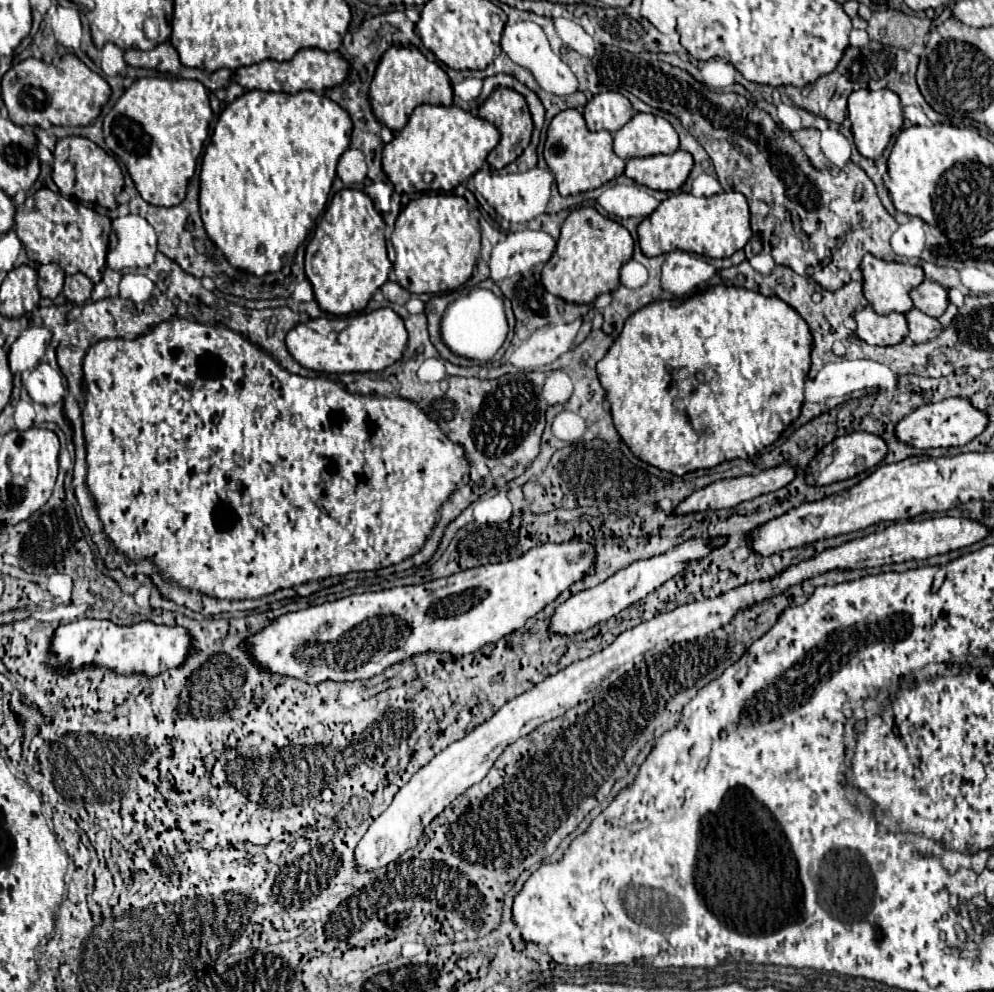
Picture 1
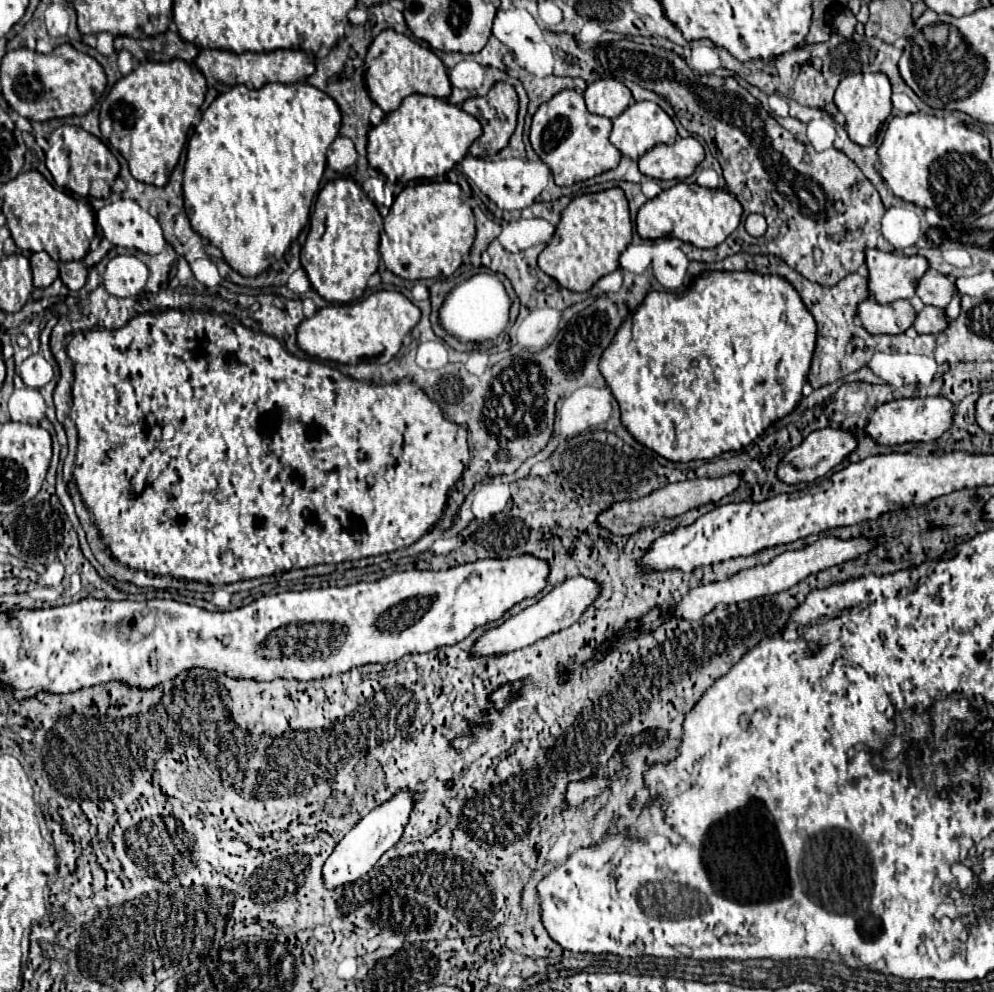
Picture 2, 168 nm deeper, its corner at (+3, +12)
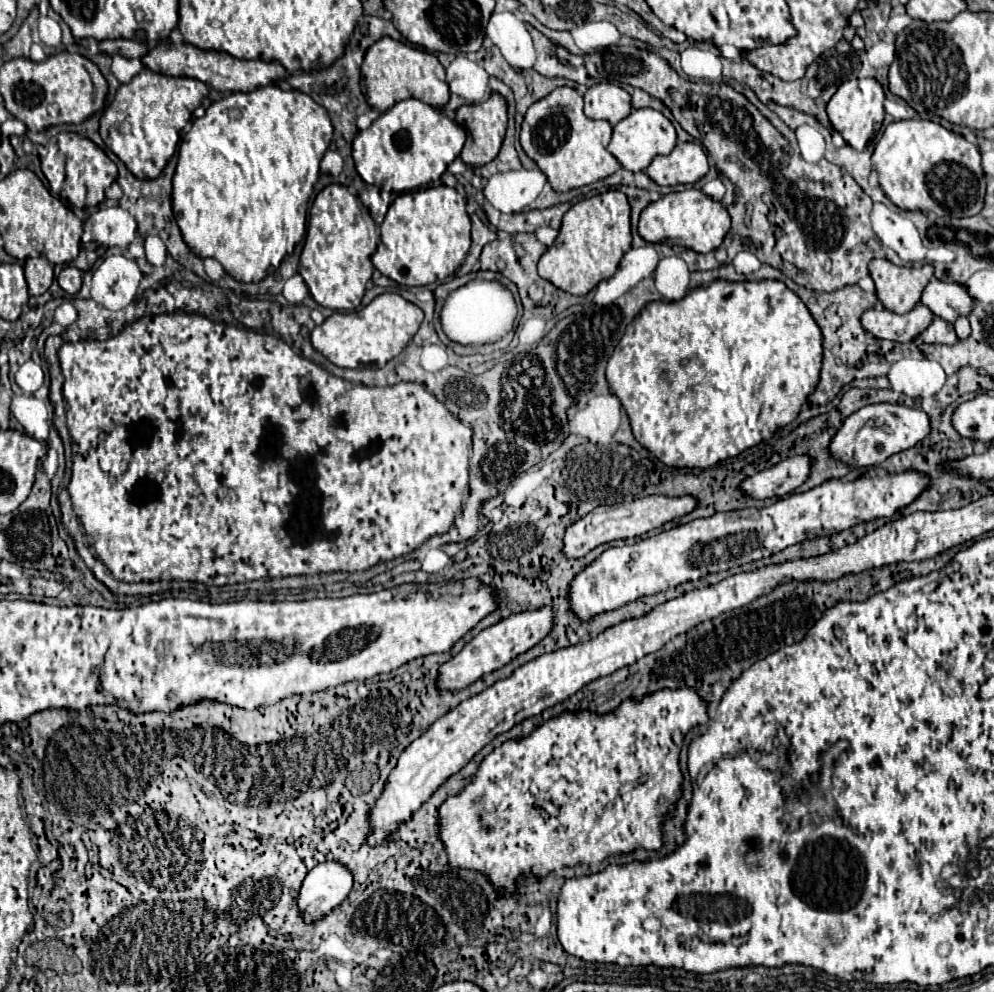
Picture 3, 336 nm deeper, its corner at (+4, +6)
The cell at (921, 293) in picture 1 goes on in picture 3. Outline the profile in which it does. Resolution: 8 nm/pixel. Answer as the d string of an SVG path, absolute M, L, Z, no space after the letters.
M936 277L930 279L926 289L922 291L922 303L940 319L954 323L958 315L970 315L974 309L974 299L968 289L958 283L946 283Z

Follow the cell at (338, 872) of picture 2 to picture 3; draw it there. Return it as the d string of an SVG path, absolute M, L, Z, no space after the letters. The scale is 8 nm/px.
M328 861L316 865L298 891L298 911L304 917L304 923L316 923L318 919L332 913L350 893L352 873L346 865Z

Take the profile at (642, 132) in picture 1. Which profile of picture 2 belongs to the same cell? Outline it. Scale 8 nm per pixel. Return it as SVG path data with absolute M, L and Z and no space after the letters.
M641 101L641 103L631 103L619 117L613 119L613 131L611 131L611 143L631 159L639 159L645 151L649 151L657 143L673 143L677 139L677 129L673 119L657 105L651 101Z

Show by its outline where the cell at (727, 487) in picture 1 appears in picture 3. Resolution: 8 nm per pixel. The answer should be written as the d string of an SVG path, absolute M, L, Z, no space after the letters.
M654 495L654 497L642 497L632 503L618 503L618 505L600 505L592 509L586 517L580 521L572 523L562 539L562 553L570 559L584 557L588 551L602 543L610 543L614 539L632 539L640 537L652 529L662 527L666 521L678 519L686 513L690 513L696 507L696 499L692 497L664 497L664 495Z

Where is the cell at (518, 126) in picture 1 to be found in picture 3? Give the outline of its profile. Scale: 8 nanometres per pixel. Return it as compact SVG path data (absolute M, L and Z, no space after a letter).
M492 93L492 97L480 105L462 105L458 111L456 111L456 123L460 123L468 135L470 135L470 141L464 143L464 149L460 153L460 159L466 163L466 165L474 165L474 167L482 167L486 163L490 163L500 147L502 147L502 139L504 139L504 133L506 133L506 123L508 123L508 117L506 117L506 101L500 93Z

